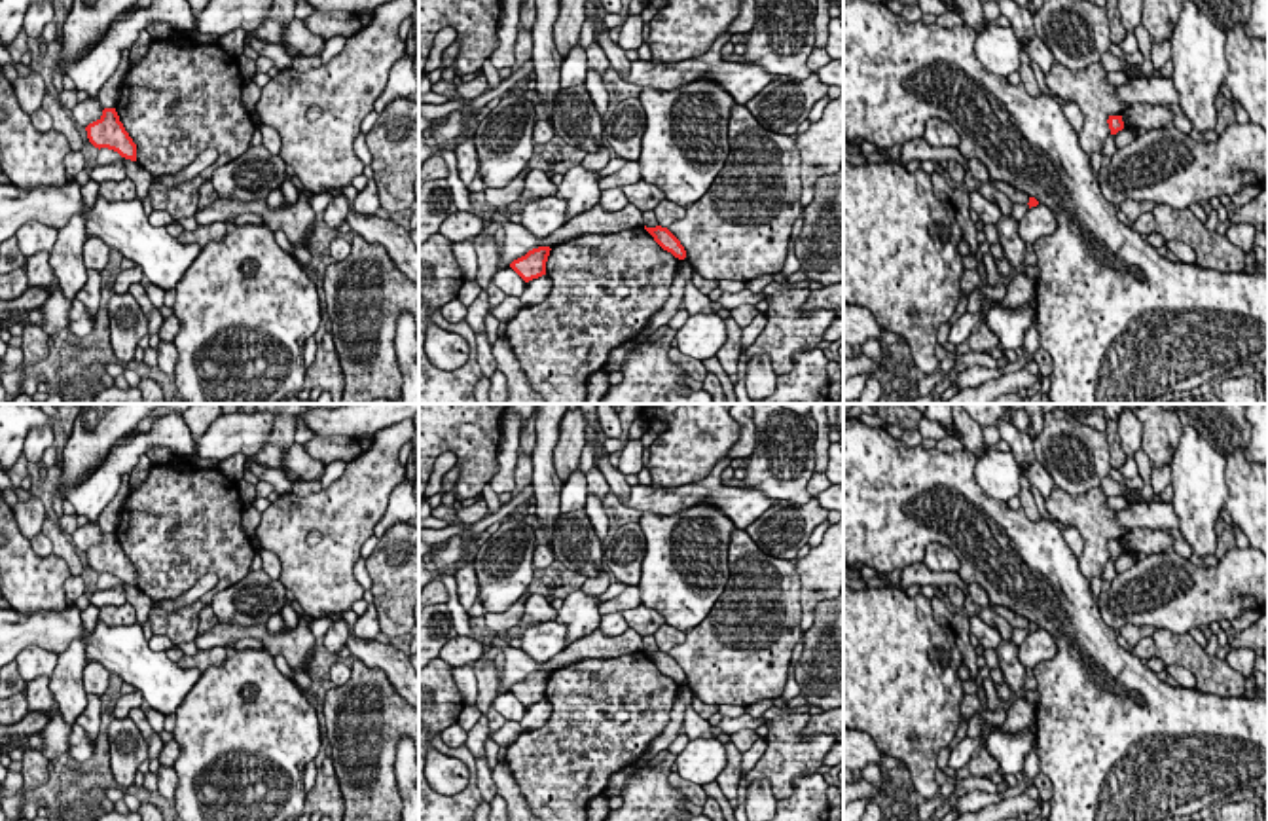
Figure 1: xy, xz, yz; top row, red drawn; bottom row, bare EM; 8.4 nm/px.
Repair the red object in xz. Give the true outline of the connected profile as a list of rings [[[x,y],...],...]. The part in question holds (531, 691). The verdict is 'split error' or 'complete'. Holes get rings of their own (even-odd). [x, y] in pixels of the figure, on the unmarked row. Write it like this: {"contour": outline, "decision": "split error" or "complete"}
{"contour": [[[538,671],[529,675],[525,681],[514,684],[510,692],[525,705],[538,703],[546,700],[546,686],[550,681],[550,671]]], "decision": "complete"}

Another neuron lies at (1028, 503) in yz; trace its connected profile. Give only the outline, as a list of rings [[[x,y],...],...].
[[[1022,476],[1020,495],[1018,497],[1020,497],[1020,504],[1022,504],[1023,512],[1025,512],[1025,516],[1029,520],[1041,520],[1039,506],[1035,502],[1033,493],[1031,493],[1031,482],[1025,476]]]

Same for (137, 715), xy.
[[[140,707],[131,709],[129,719],[136,724],[144,741],[148,743],[148,760],[159,758],[165,743],[161,741],[159,734],[150,726],[146,711],[142,711]]]

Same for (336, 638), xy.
[[[339,618],[328,628],[322,641],[332,654],[339,654],[345,648],[349,635],[351,631],[347,622]]]

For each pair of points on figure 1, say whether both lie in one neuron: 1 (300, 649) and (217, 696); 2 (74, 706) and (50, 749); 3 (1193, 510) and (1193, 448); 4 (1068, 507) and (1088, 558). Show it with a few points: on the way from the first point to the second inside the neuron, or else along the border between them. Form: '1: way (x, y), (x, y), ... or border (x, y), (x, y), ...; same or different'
1: border (262, 649), (273, 656); different
2: border (59, 711), (71, 727); different
3: way (1193, 495), (1193, 463); same
4: way (1081, 520), (1090, 529), (1090, 545); same

